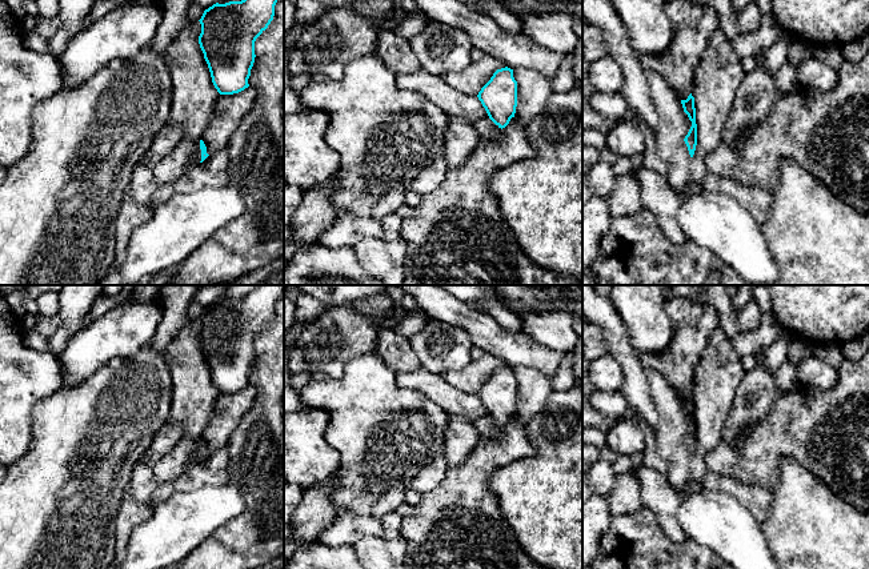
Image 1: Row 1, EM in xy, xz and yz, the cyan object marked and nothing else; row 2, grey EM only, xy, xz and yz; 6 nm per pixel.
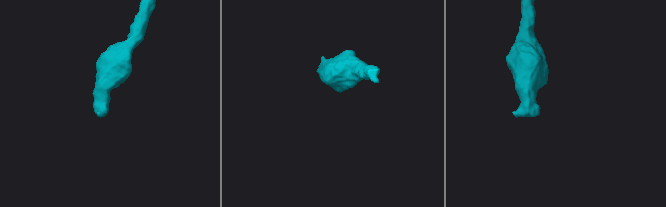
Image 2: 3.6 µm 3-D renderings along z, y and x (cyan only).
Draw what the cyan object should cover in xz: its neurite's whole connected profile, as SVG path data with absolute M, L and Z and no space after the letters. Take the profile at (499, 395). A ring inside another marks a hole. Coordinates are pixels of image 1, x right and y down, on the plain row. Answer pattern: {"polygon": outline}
{"polygon": "M497 368L477 393L488 417L472 421L480 437L496 438L514 416L517 405L517 380L513 368Z"}

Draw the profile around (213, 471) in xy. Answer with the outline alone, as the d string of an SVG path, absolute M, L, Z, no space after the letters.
M228 448L209 453L175 480L176 492L188 492L205 485L221 486L229 482L231 457Z

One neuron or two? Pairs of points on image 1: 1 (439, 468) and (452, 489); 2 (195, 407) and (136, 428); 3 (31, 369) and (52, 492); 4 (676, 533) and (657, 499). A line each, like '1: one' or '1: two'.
1: two
2: two
3: two
4: one

